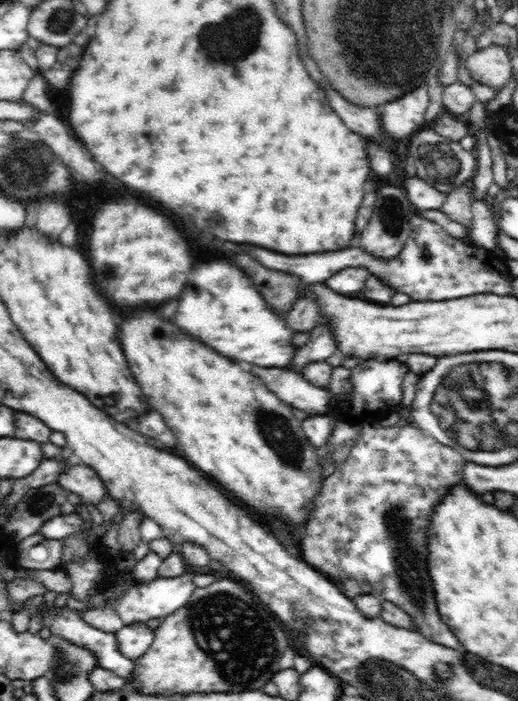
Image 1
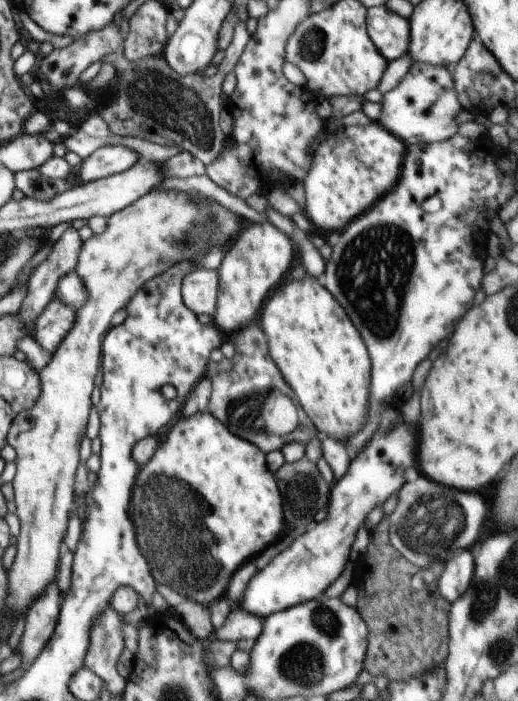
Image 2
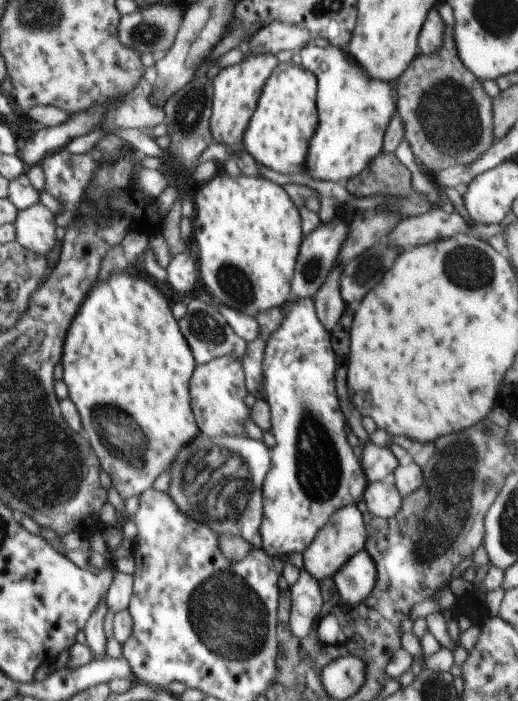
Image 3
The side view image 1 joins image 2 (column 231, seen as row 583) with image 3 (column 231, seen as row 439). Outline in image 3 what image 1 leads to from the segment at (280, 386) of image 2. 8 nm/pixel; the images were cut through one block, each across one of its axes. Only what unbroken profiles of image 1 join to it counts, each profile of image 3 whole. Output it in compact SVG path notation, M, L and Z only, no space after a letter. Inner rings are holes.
M232 356L214 358L208 364L196 365L190 378L190 406L202 434L216 436L242 436L248 438L245 423L250 420L250 408L245 403L248 395L242 359Z

